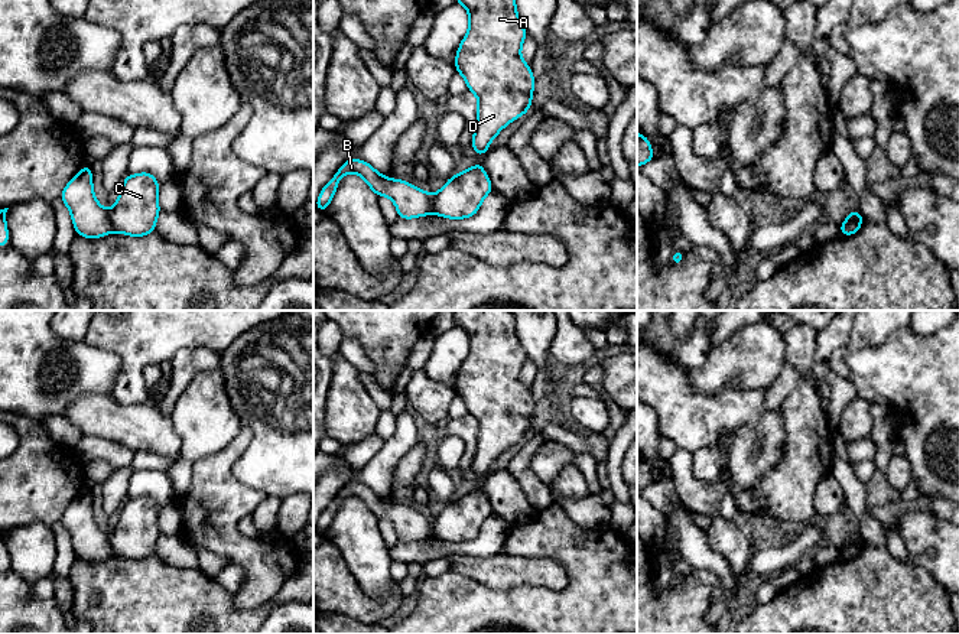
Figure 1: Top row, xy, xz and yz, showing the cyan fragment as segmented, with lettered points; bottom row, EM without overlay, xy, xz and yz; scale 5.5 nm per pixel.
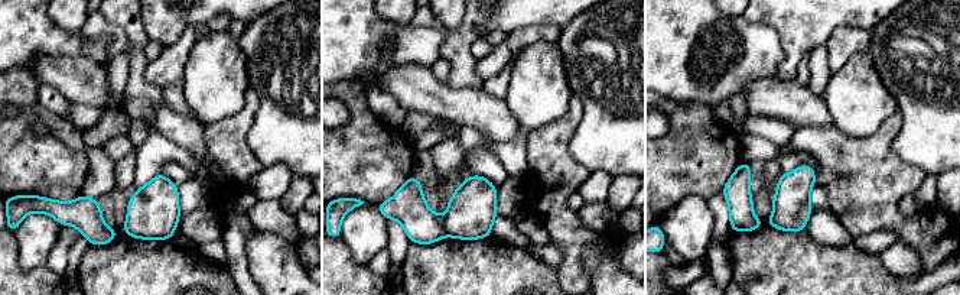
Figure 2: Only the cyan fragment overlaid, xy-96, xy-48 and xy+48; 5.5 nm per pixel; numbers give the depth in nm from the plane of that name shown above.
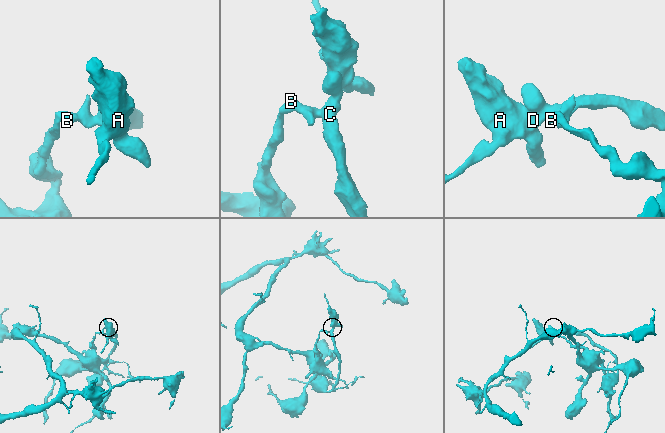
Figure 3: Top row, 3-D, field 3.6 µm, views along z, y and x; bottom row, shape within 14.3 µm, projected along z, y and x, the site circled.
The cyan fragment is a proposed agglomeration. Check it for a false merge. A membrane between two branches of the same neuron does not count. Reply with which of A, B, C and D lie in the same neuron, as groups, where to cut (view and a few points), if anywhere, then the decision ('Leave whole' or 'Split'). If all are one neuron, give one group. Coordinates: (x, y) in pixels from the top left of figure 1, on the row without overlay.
Groups: A C D / B. Split along xy (109, 536), (114, 553). Split

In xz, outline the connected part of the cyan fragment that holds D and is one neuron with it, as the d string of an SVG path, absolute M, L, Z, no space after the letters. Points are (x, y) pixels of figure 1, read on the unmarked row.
M454 311L454 319L469 338L469 352L456 374L455 391L467 404L468 414L478 422L471 469L477 479L484 479L494 461L508 446L527 438L531 429L534 400L520 380L527 355L516 334L513 311Z

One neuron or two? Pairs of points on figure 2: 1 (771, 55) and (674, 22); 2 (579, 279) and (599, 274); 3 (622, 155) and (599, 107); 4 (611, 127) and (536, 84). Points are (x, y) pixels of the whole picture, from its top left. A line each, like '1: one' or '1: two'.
1: one
2: two
3: one
4: two

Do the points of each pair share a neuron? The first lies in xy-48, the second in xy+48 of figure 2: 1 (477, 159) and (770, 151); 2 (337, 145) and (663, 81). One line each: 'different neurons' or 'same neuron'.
1: same neuron
2: different neurons

